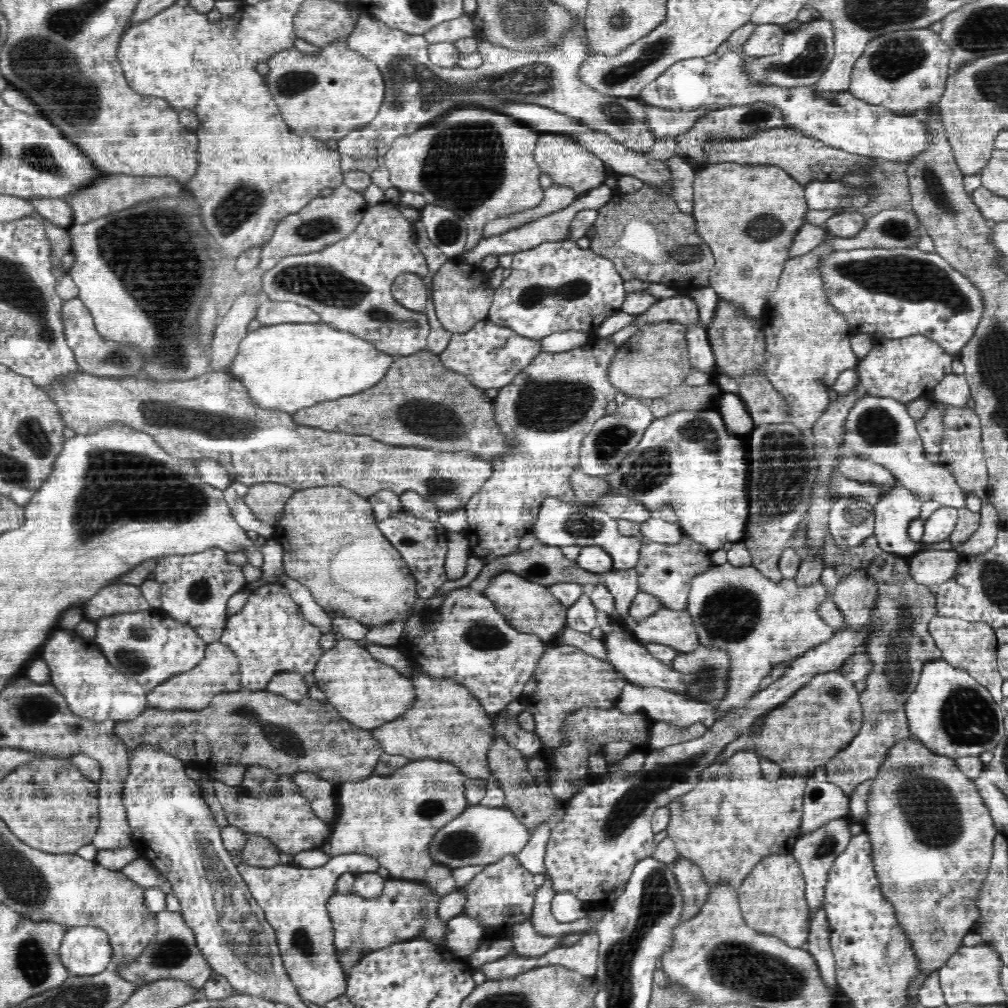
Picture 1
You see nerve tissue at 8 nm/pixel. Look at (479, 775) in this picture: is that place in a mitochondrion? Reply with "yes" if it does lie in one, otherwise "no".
no

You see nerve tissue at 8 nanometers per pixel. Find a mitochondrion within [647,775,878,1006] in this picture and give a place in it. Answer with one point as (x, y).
(737, 966)

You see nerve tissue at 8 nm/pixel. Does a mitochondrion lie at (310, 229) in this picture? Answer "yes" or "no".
yes

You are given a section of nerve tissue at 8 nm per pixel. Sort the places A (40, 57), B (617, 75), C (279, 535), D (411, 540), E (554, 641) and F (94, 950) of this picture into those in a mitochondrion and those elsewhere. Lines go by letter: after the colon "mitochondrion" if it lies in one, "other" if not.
A: mitochondrion
B: mitochondrion
C: other
D: mitochondrion
E: other
F: other

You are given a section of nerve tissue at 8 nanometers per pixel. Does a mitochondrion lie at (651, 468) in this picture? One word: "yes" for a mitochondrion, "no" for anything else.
yes

